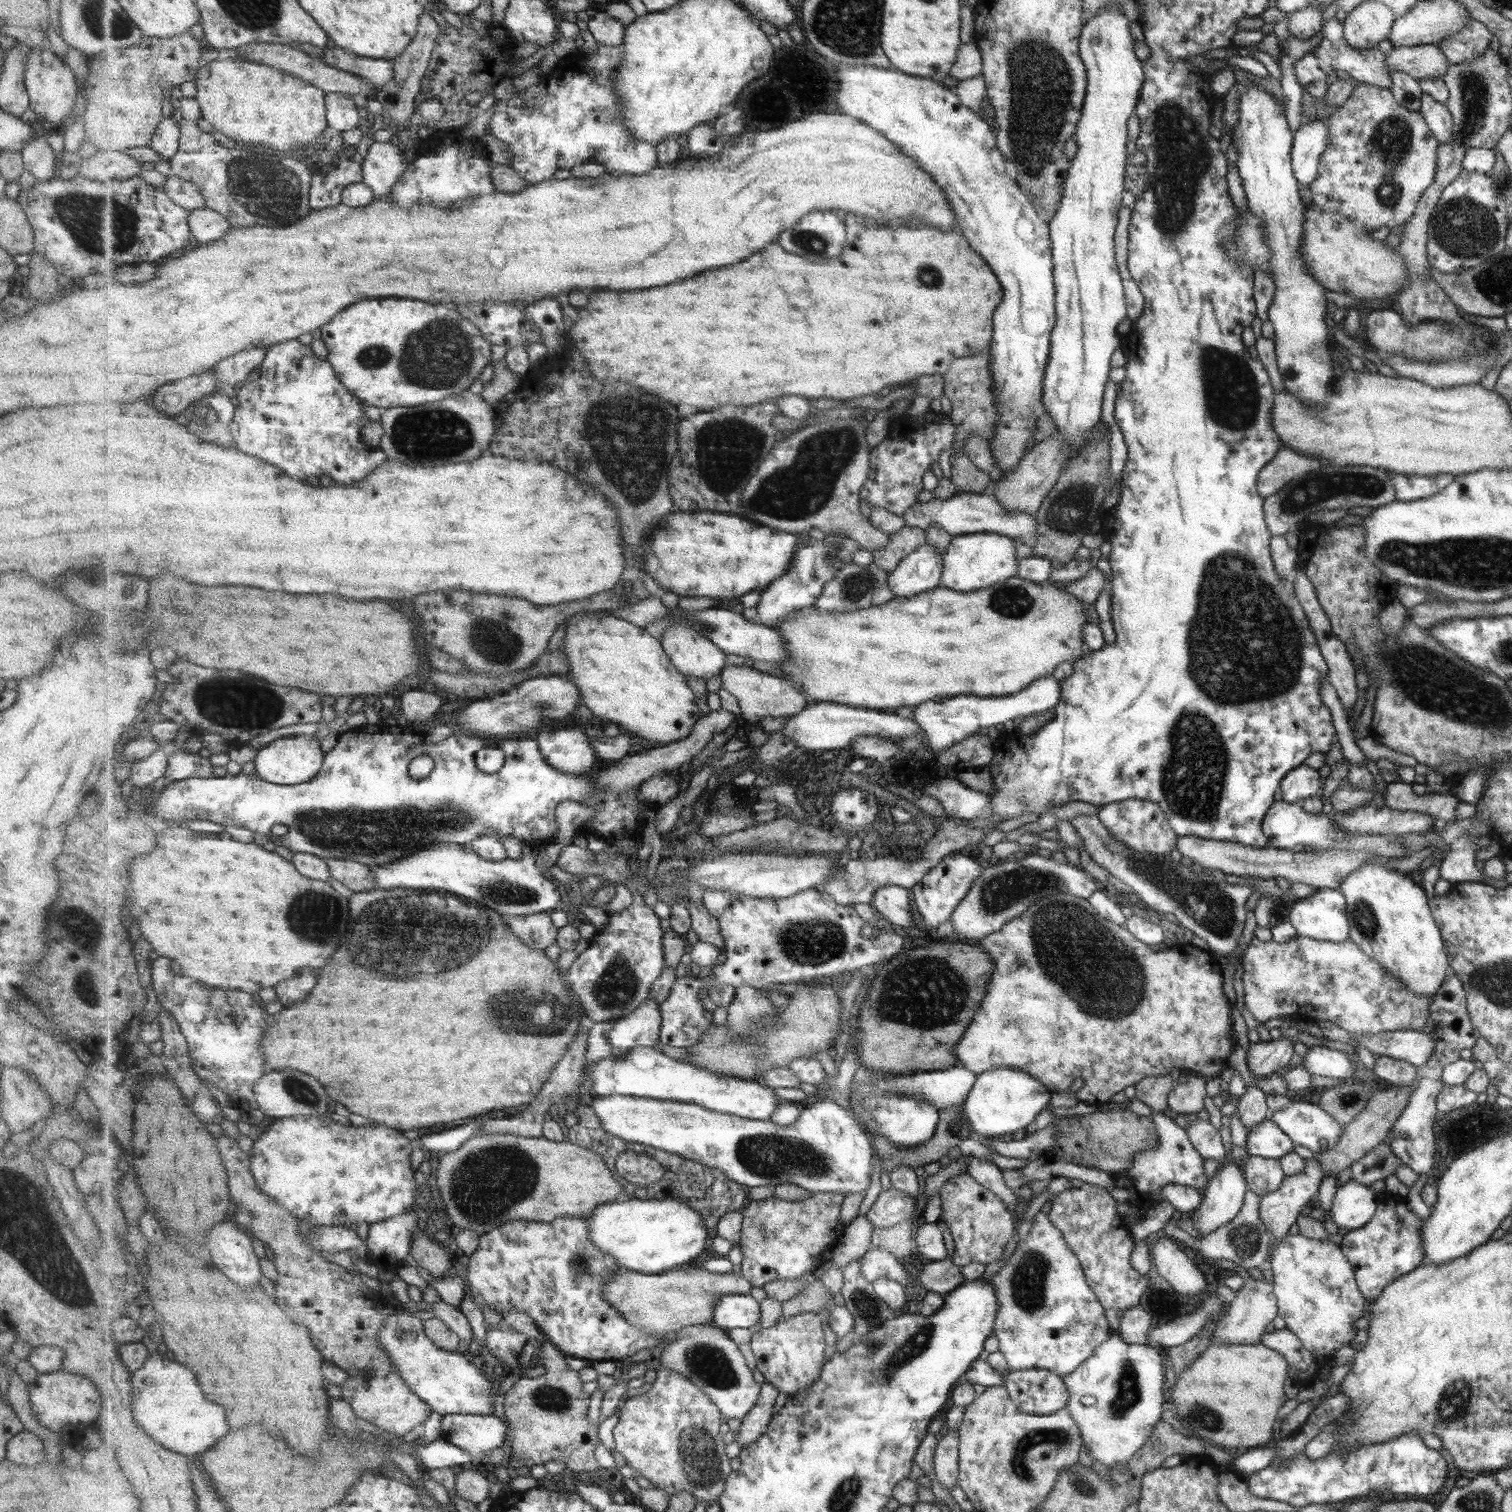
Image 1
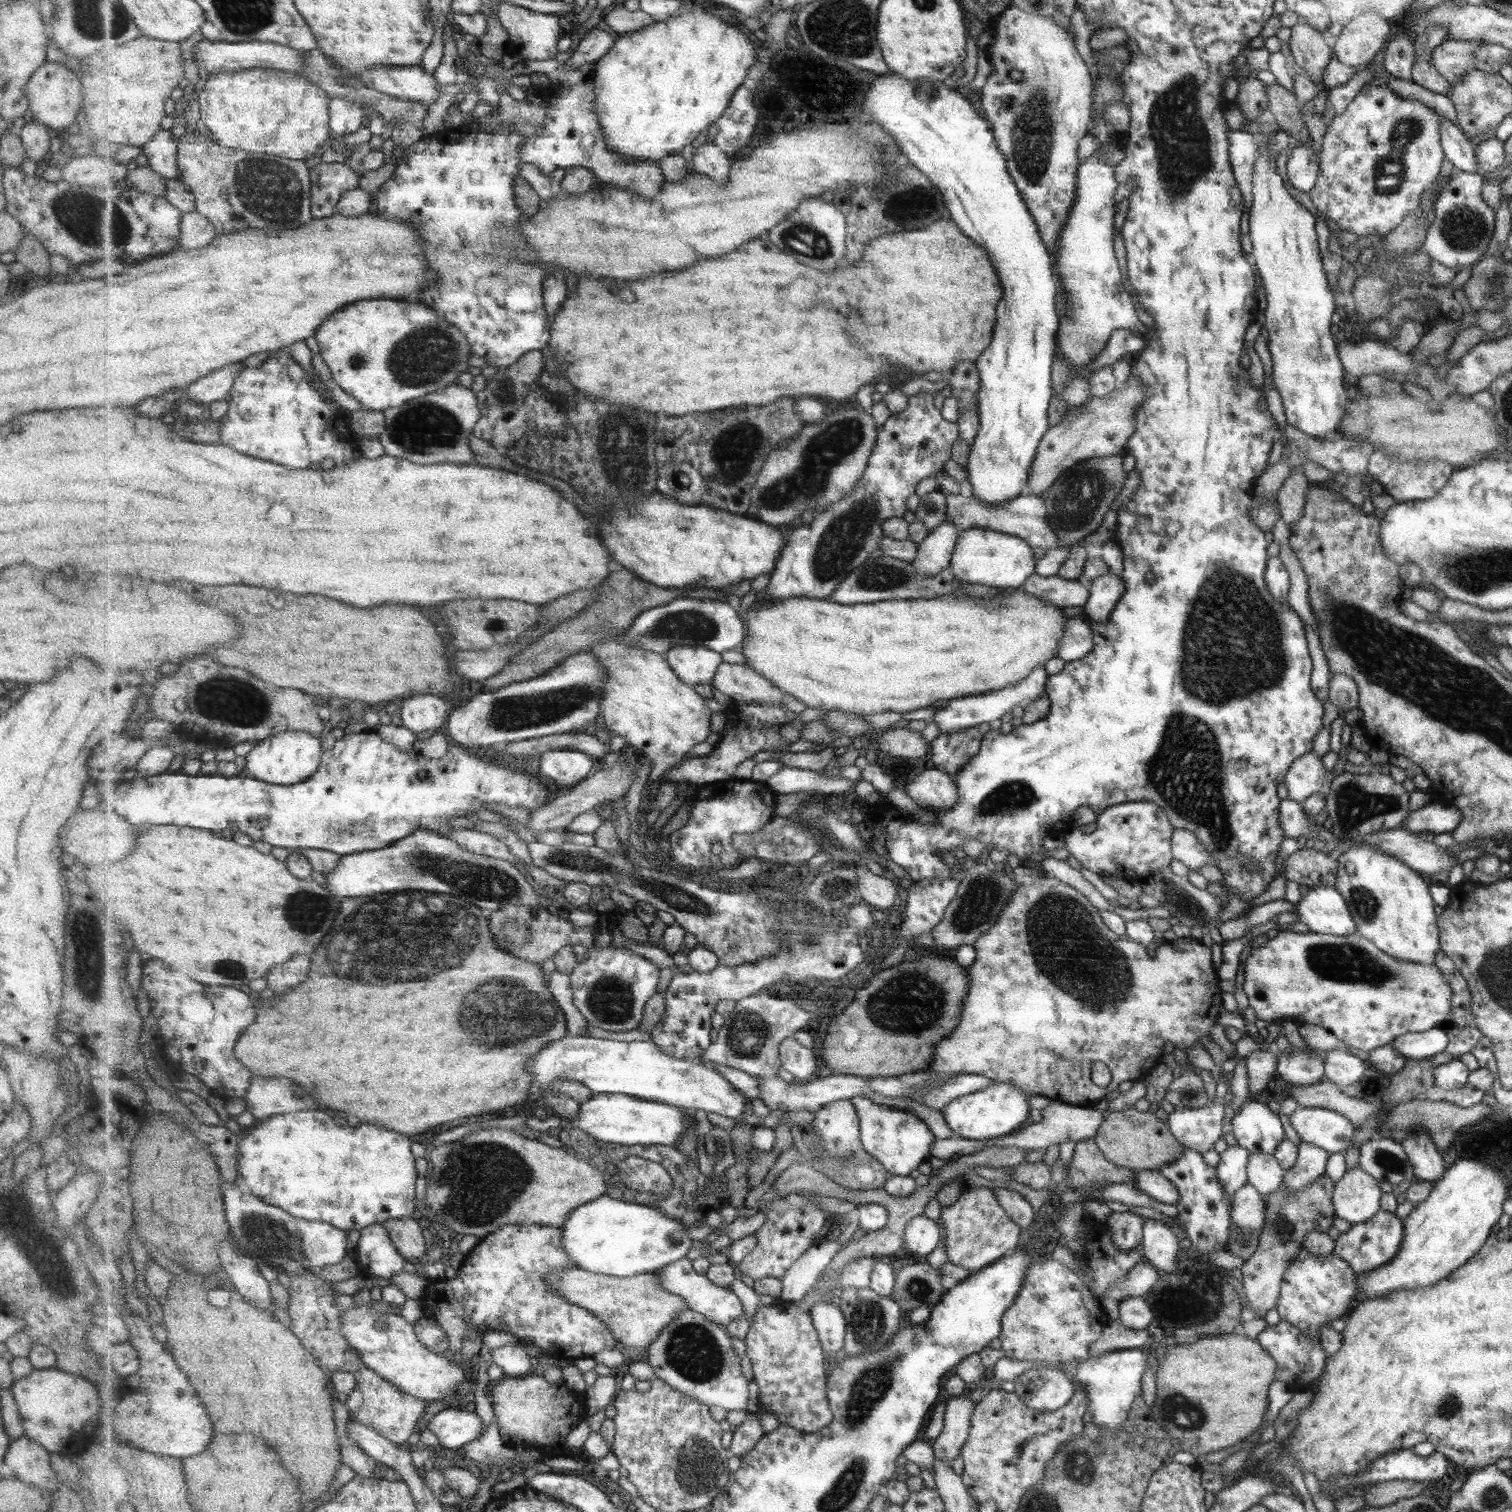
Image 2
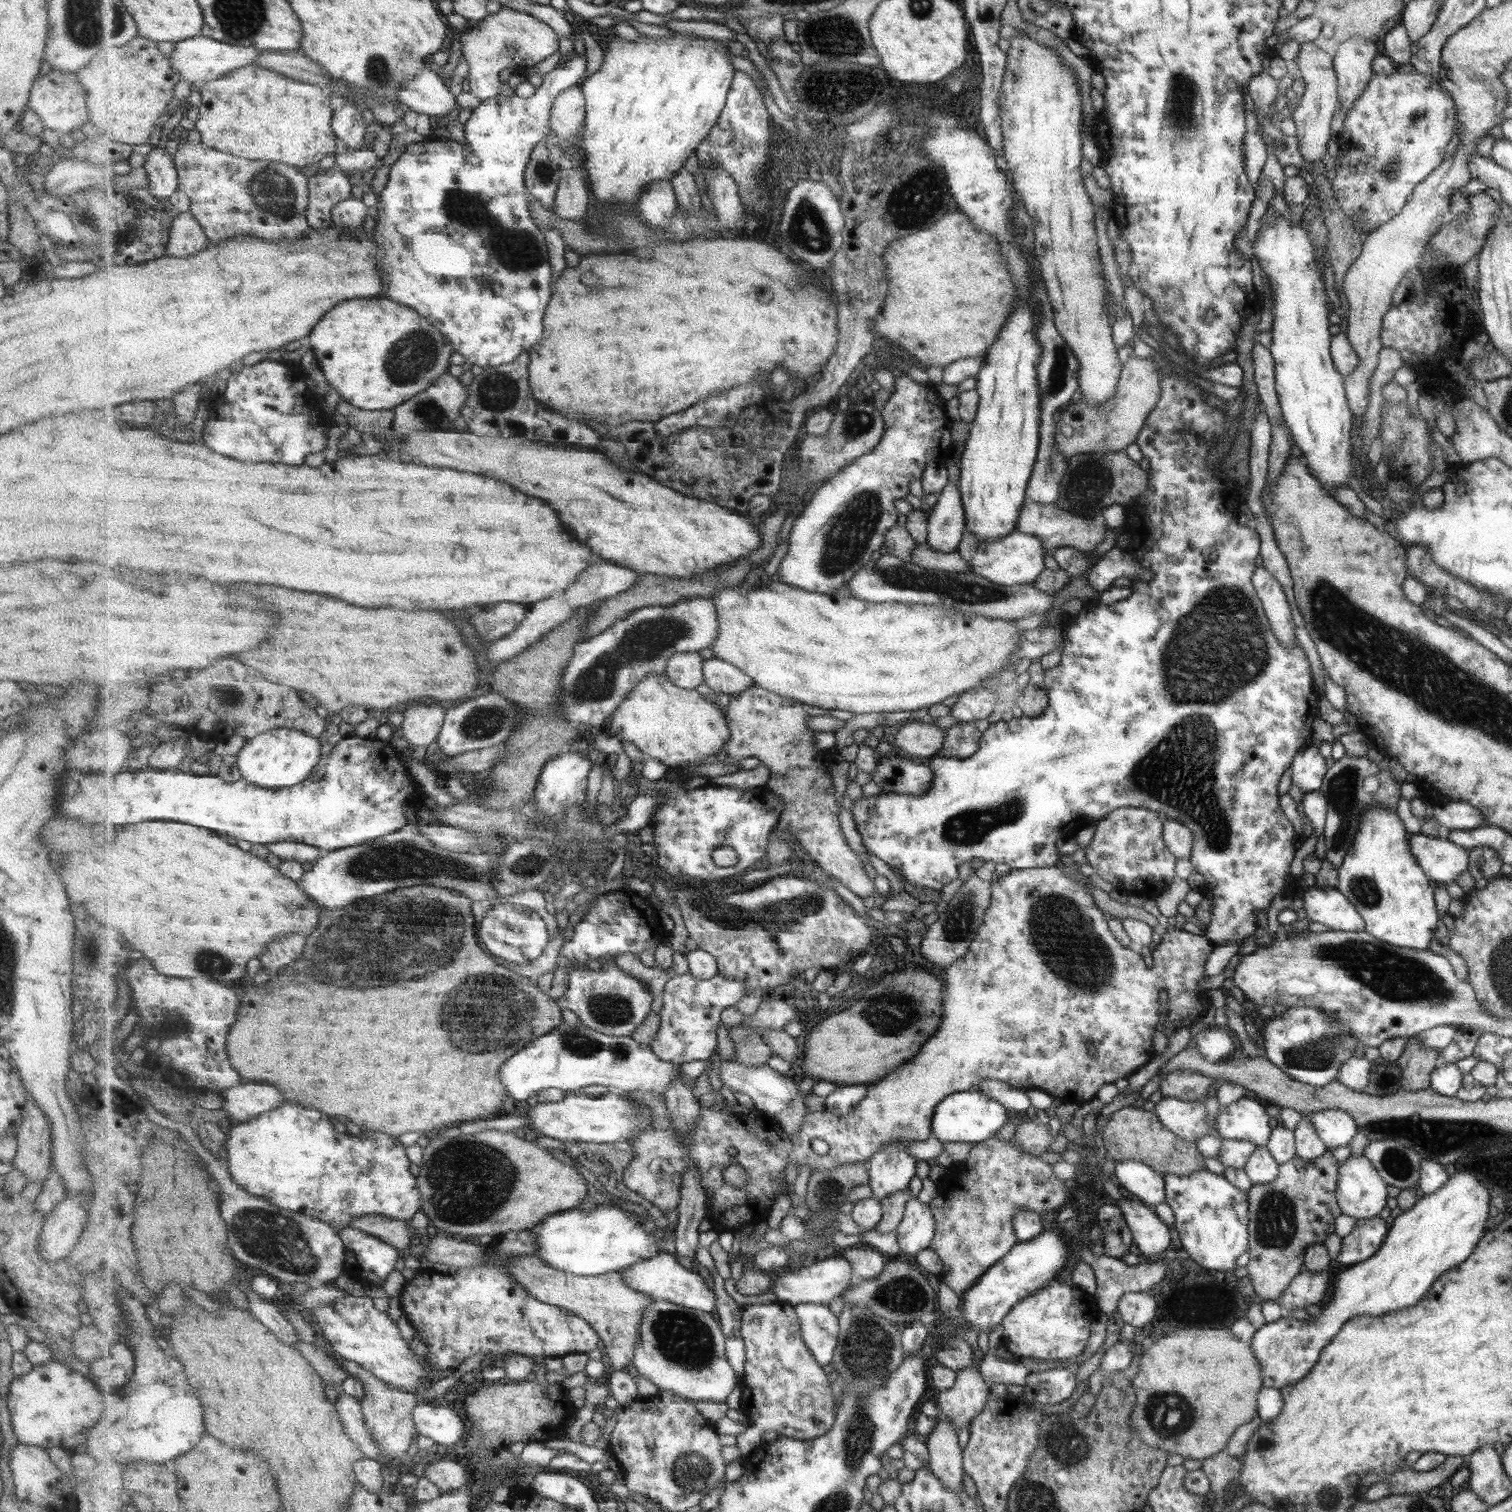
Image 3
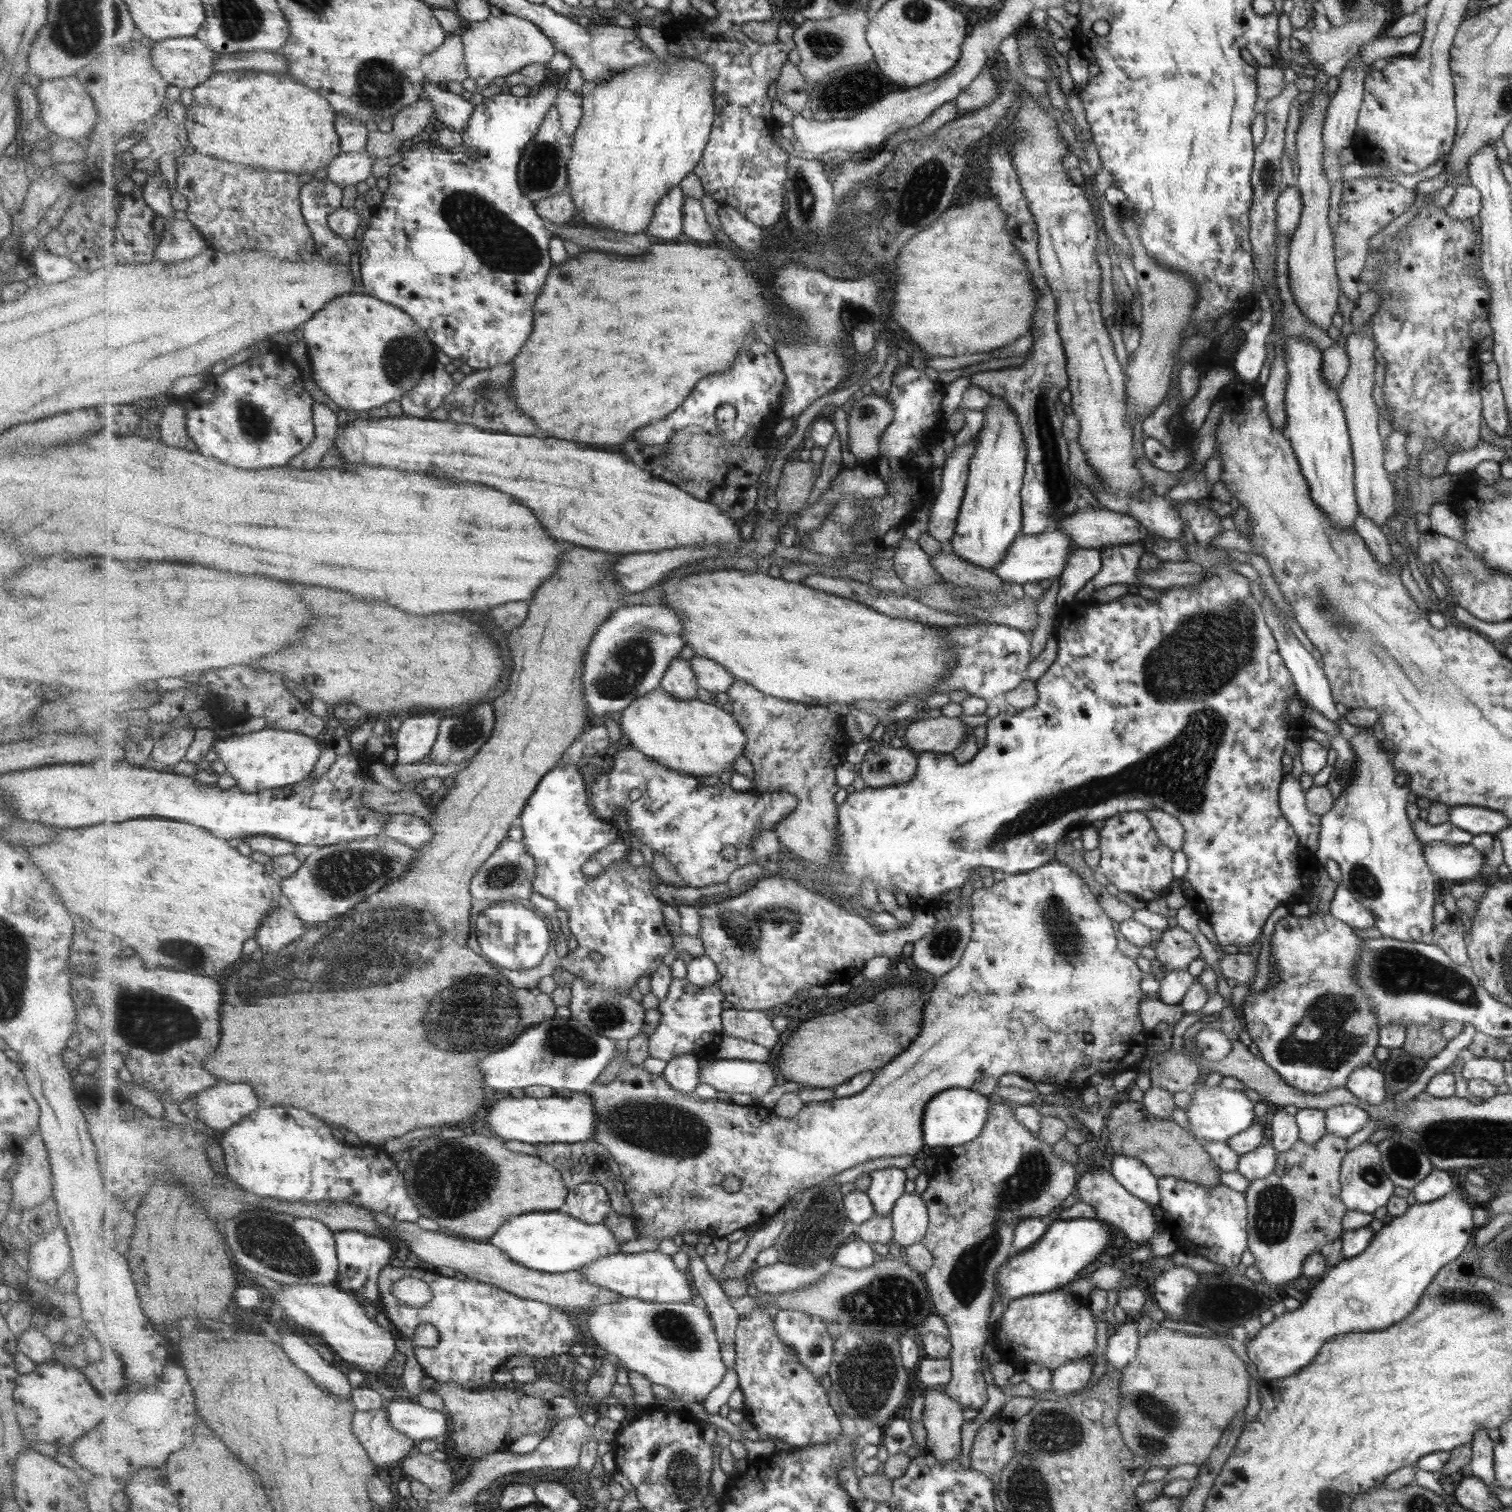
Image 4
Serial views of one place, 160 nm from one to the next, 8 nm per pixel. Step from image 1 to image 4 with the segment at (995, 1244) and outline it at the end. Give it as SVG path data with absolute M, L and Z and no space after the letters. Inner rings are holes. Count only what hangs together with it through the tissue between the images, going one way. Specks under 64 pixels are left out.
M997 1099L987 1110L987 1122L973 1141L965 1145L946 1147L928 1177L927 1188L920 1195L926 1204L928 1223L920 1243L933 1255L933 1264L923 1273L930 1287L931 1302L936 1315L945 1323L949 1332L951 1350L950 1379L944 1387L947 1396L958 1402L961 1408L980 1408L988 1400L985 1382L981 1376L981 1352L987 1336L989 1310L995 1296L995 1272L1009 1258L1011 1238L1016 1225L1029 1217L1039 1219L1047 1216L1063 1198L1073 1192L1075 1170L1073 1166L1056 1157L1052 1146L1044 1143L1013 1117L1010 1103Z

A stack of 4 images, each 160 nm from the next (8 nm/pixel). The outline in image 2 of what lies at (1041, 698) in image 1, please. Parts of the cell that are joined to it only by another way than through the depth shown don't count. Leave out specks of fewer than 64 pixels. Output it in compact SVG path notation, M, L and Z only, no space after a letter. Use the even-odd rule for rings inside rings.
M1039 665L1038 667L1030 669L1030 673L1014 685L1009 685L999 690L990 690L986 693L952 699L945 708L935 709L930 720L937 724L940 733L947 734L949 731L977 727L981 722L1001 719L1001 716L1011 712L1014 706L1024 707L1031 700L1035 700L1039 694L1045 694L1044 682L1047 676L1044 666Z

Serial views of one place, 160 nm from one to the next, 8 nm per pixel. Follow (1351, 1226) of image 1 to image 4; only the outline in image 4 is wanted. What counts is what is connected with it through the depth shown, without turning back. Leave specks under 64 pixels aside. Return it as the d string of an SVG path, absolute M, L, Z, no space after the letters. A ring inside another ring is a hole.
M1368 1140L1360 1143L1353 1150L1346 1151L1340 1164L1338 1180L1339 1198L1349 1210L1372 1214L1377 1208L1386 1206L1393 1195L1394 1185L1389 1181L1381 1166L1377 1145Z

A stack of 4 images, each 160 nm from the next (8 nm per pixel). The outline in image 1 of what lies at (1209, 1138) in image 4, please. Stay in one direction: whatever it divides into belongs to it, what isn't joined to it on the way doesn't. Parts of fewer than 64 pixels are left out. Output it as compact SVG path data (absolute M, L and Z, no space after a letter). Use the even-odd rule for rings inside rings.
M1268 1118L1255 1124L1246 1134L1244 1150L1246 1156L1277 1159L1292 1151L1294 1143Z

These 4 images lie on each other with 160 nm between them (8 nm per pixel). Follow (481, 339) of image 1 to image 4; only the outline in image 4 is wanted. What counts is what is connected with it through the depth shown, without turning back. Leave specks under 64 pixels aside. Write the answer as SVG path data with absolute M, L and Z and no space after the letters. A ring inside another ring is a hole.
M347 293L334 298L325 310L315 314L311 322L303 324L303 328L304 341L307 340L305 344L309 346L307 356L313 380L317 382L319 378L317 384L321 386L320 390L327 392L339 408L351 415L364 414L392 400L401 400L420 383L427 369L436 362L437 346L407 311L365 293Z

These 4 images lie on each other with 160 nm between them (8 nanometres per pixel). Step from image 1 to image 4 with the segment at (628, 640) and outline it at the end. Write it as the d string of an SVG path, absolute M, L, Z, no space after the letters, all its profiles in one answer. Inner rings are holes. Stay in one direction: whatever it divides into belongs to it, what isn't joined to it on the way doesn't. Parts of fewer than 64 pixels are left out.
M662 686L646 694L639 701L633 702L633 705L623 711L619 722L621 729L629 738L629 744L671 770L691 776L719 777L719 774L723 774L725 770L734 771L736 760L746 754L749 739L735 716L719 705L700 702L697 699L681 701L677 696L669 694Z

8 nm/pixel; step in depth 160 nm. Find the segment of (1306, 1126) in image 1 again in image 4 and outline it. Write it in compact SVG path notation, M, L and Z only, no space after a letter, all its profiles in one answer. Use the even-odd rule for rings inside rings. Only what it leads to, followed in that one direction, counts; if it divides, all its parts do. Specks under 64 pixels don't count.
M1347 1103L1330 1107L1324 1114L1326 1132L1346 1139L1369 1121L1365 1110Z

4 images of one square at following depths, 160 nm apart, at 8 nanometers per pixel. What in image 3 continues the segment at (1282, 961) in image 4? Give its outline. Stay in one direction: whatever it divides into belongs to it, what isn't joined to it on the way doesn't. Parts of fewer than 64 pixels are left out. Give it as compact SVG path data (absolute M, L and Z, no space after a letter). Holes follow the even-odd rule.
M1314 1006L1287 1007L1280 1014L1273 1013L1270 1021L1261 1026L1261 1044L1263 1044L1264 1058L1271 1065L1281 1070L1289 1079L1313 1087L1323 1087L1335 1082L1339 1074L1339 1066L1347 1059L1354 1057L1354 1048L1358 1047L1356 1036L1351 1029L1340 1027L1338 1020L1325 1011Z

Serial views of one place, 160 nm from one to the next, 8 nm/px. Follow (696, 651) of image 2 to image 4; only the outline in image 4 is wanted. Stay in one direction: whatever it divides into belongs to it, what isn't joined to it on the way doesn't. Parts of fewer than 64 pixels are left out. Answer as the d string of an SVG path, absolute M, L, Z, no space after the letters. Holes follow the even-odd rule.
M675 659L669 665L661 686L681 701L697 699L700 684L689 660Z

